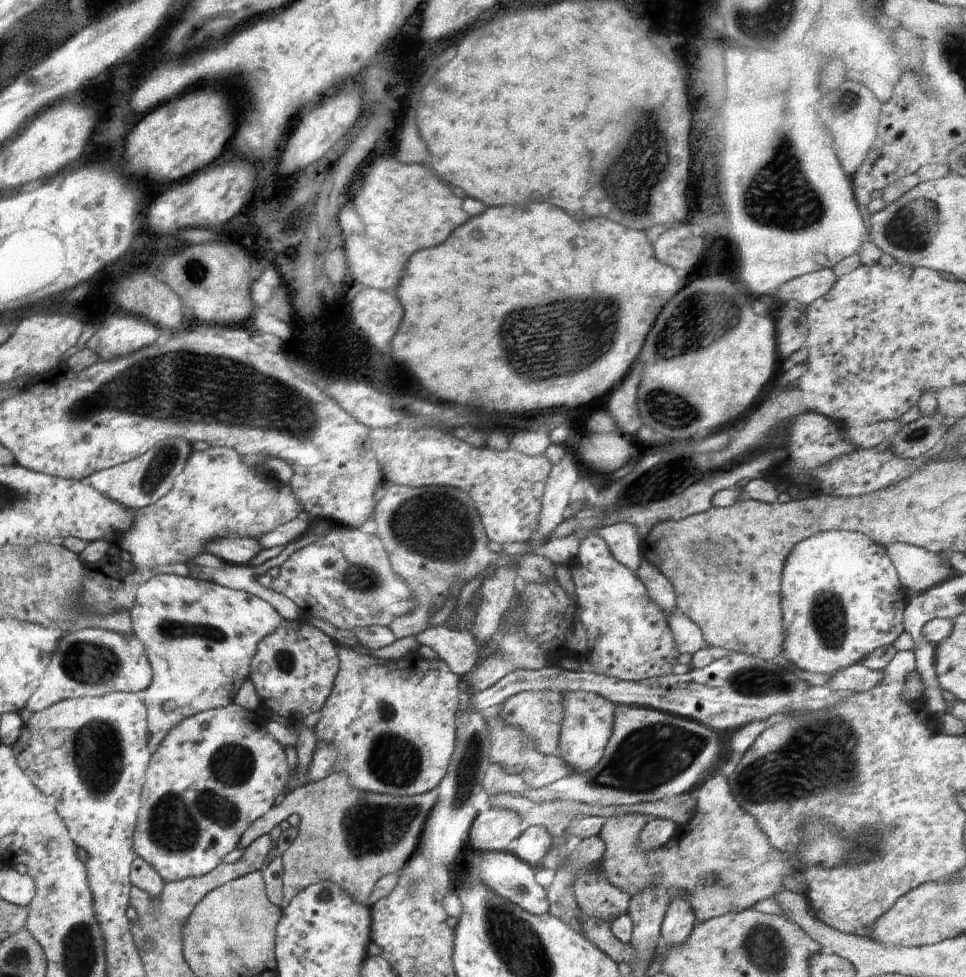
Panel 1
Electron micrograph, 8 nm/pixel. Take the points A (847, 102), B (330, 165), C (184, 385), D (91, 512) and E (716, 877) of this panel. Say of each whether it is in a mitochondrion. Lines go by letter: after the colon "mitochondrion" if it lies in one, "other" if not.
A: mitochondrion
B: other
C: mitochondrion
D: other
E: mitochondrion

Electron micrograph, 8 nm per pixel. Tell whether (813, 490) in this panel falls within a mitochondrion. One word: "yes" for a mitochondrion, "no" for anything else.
no

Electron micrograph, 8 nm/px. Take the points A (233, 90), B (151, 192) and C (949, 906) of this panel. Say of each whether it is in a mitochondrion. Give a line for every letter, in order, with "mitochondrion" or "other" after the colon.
A: other
B: other
C: mitochondrion

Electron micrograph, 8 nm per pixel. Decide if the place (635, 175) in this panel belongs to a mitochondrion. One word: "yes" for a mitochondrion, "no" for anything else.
yes

